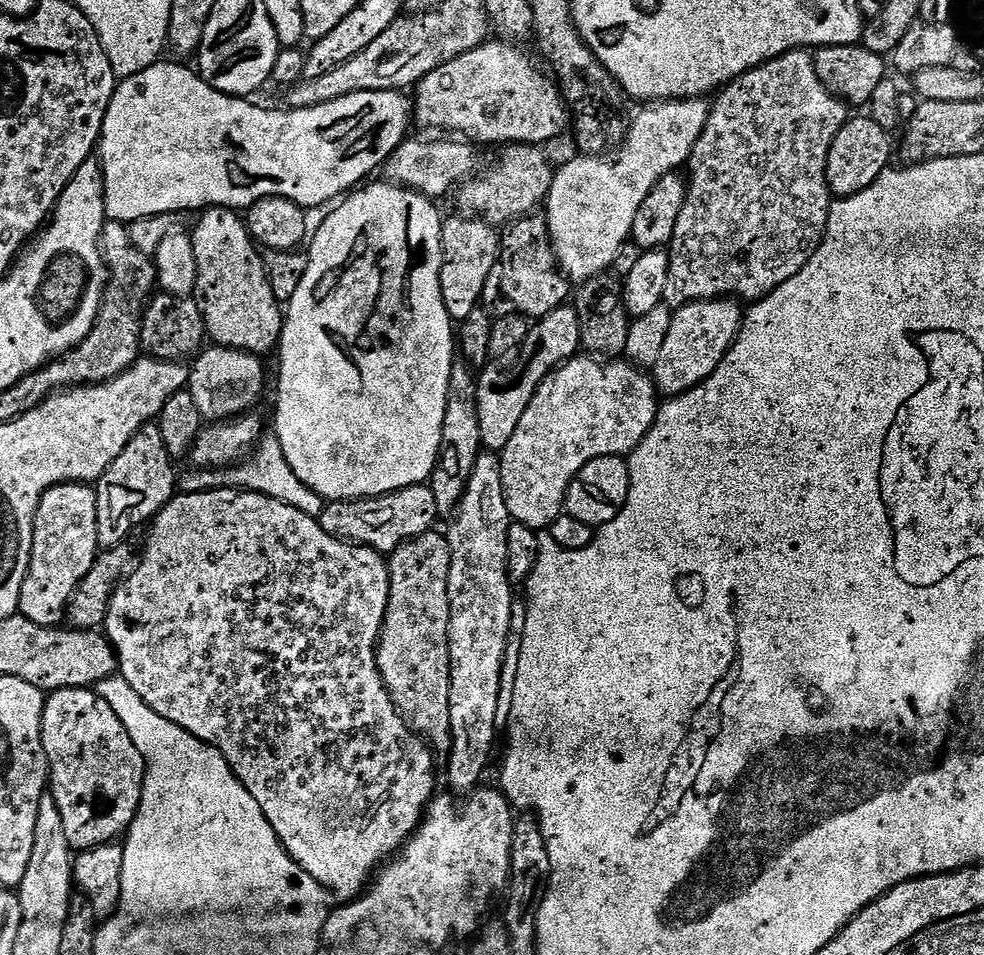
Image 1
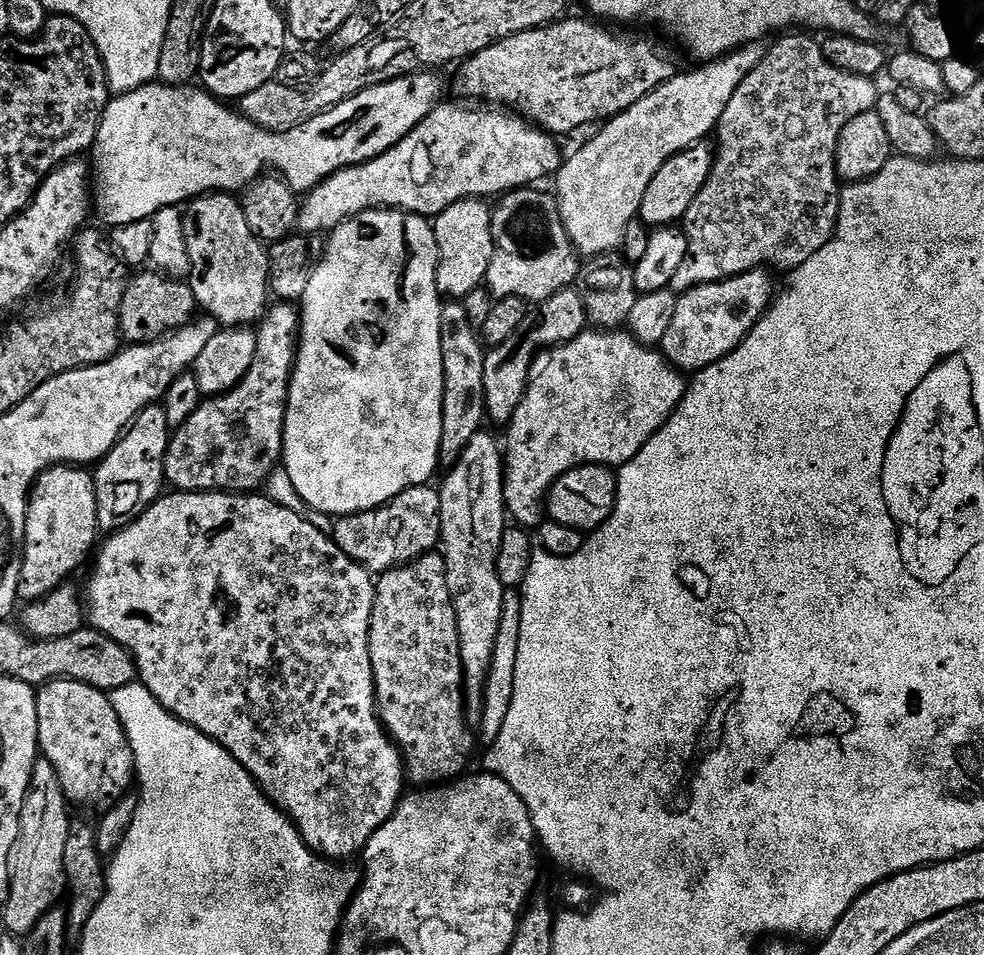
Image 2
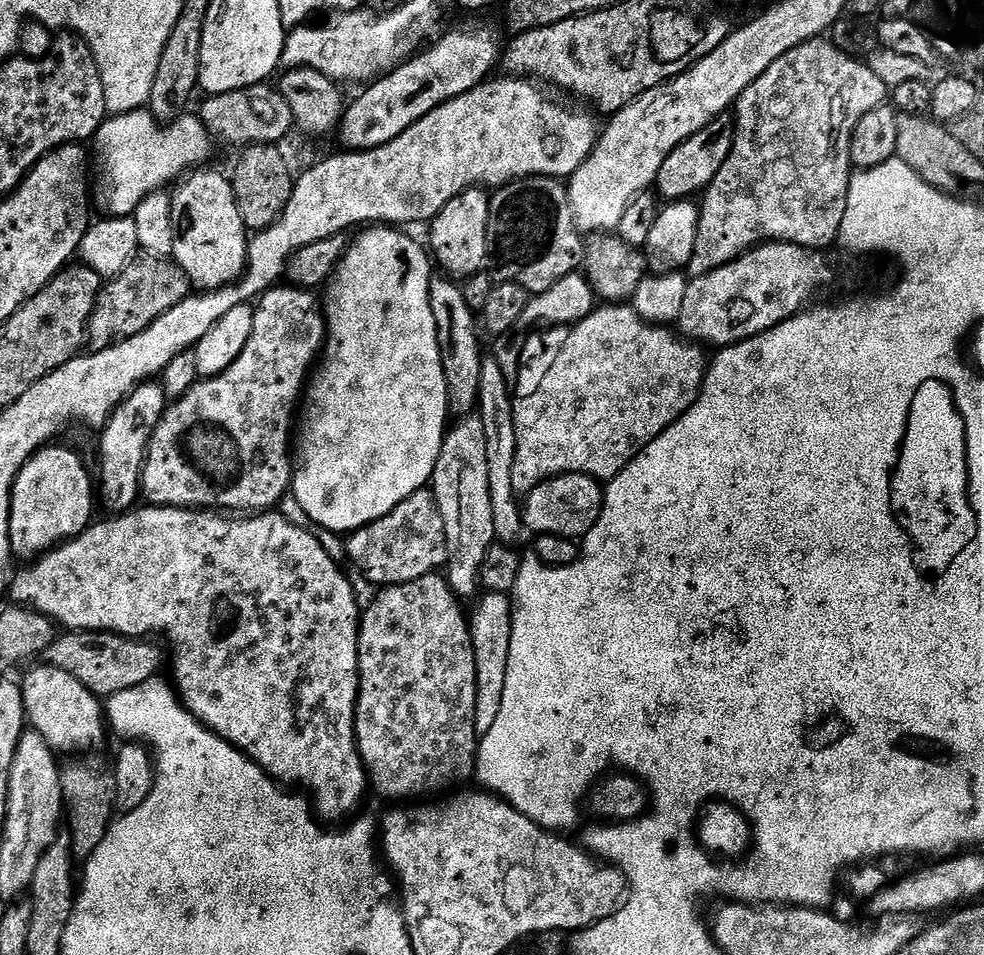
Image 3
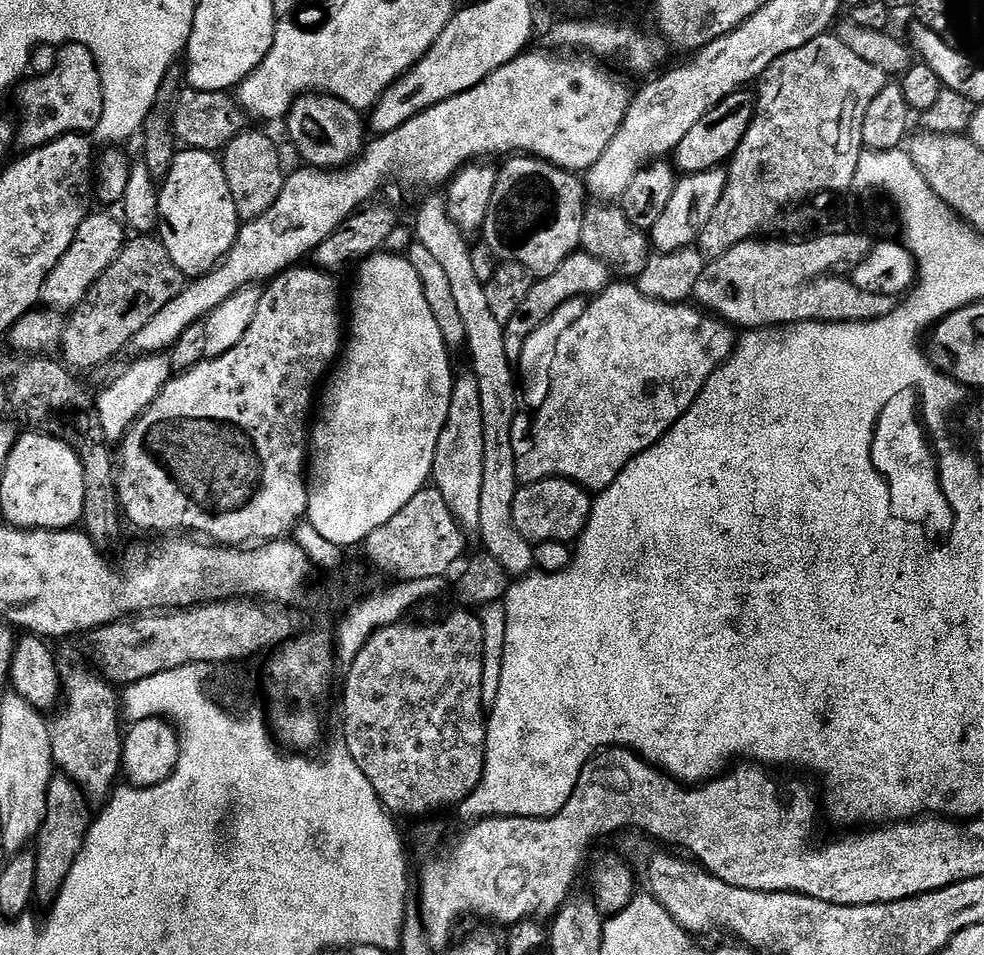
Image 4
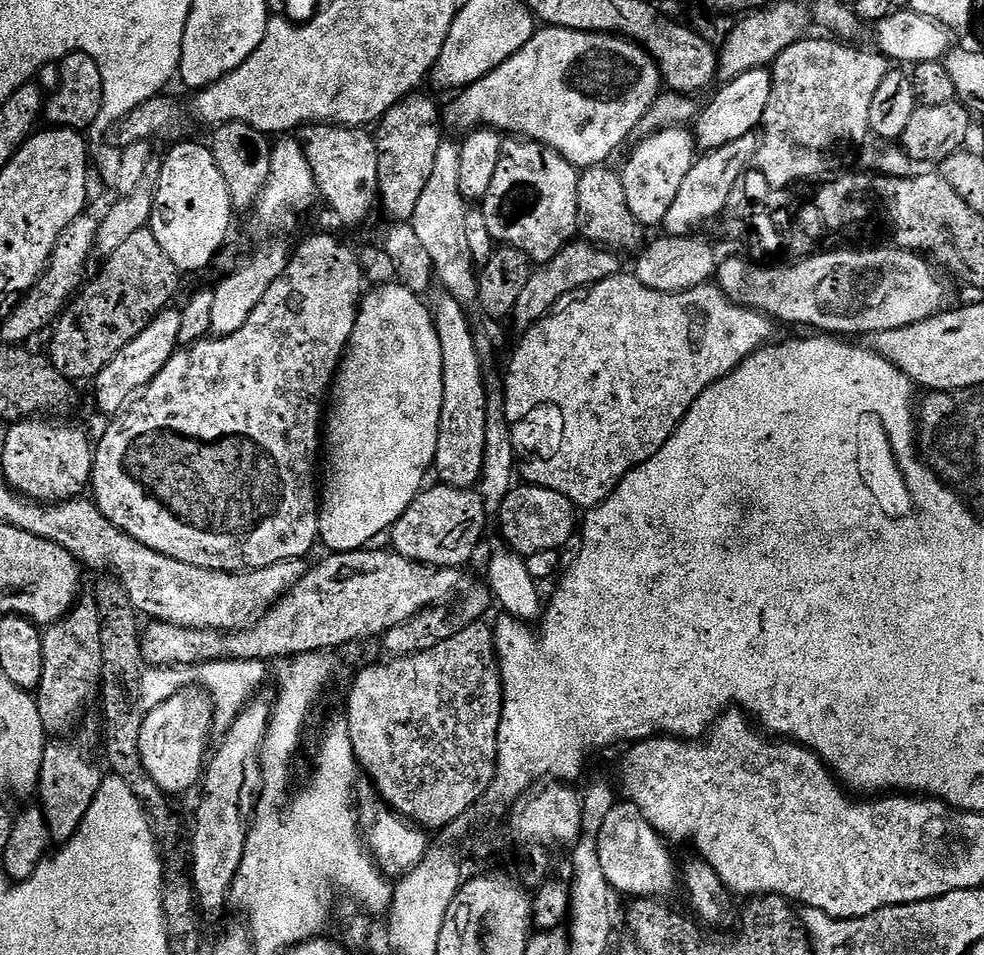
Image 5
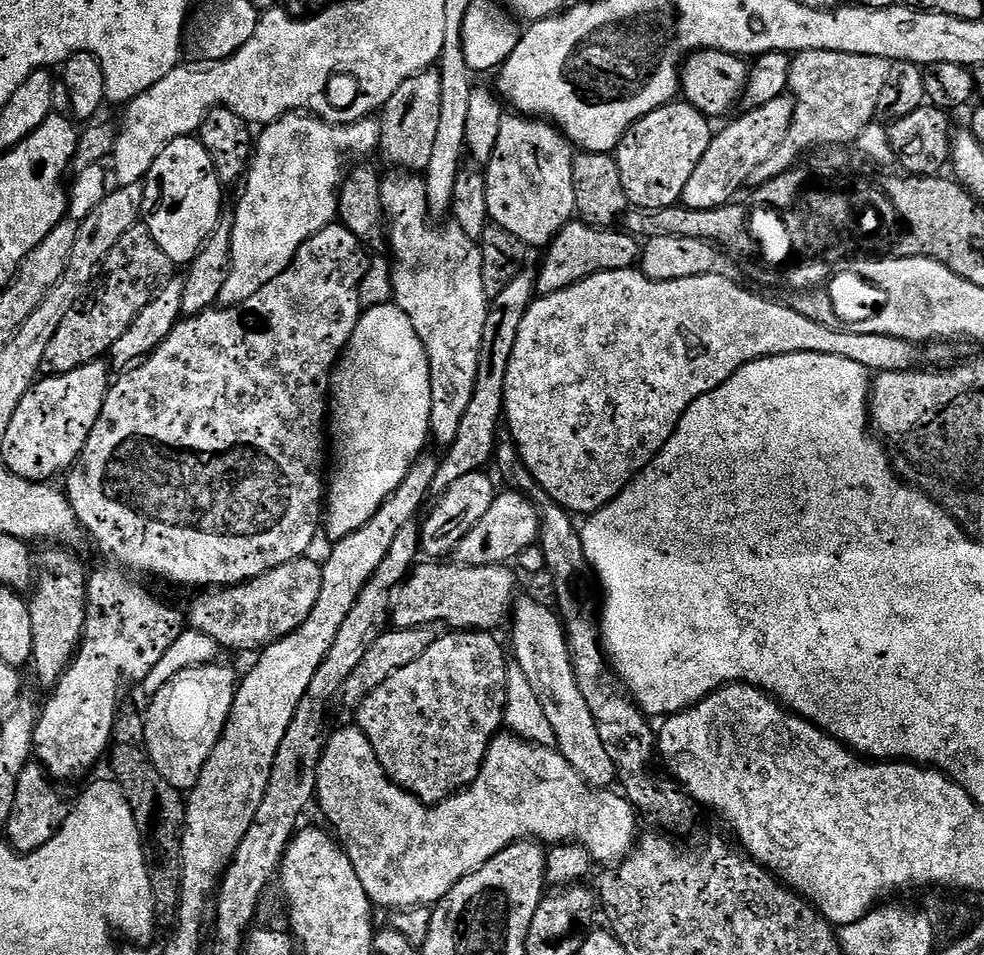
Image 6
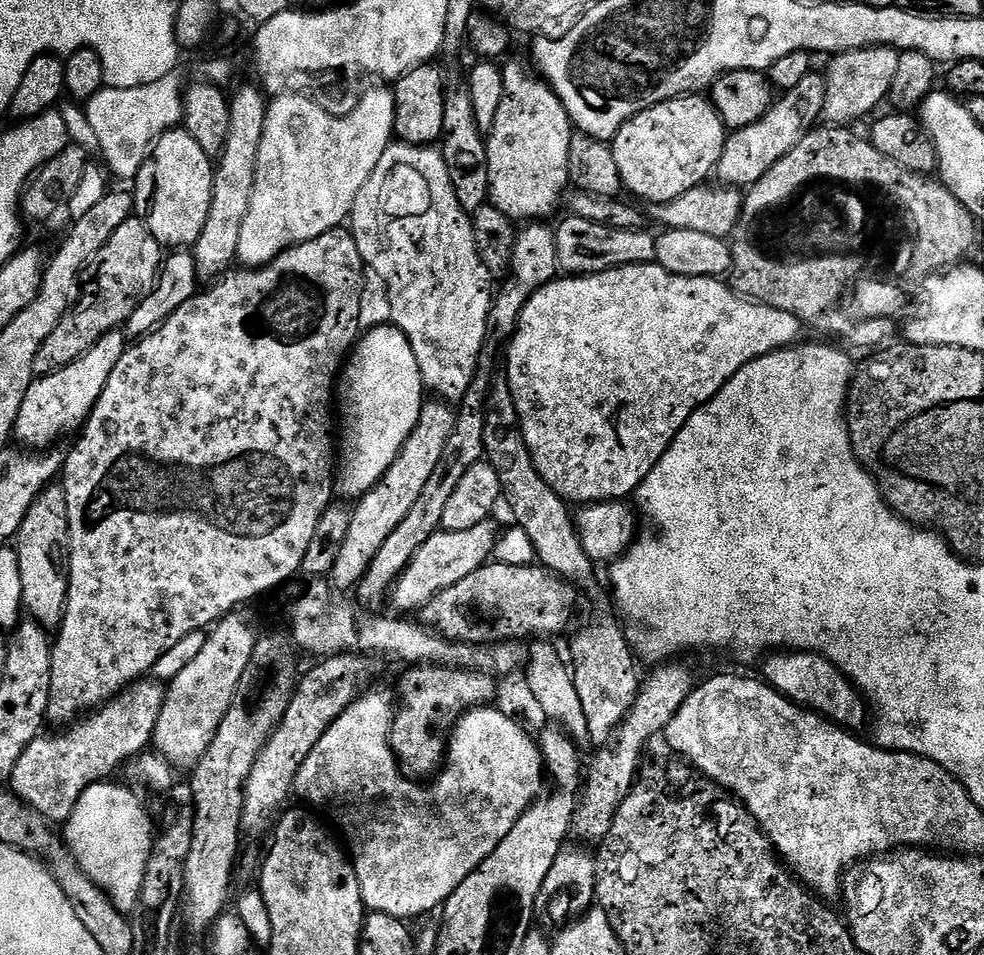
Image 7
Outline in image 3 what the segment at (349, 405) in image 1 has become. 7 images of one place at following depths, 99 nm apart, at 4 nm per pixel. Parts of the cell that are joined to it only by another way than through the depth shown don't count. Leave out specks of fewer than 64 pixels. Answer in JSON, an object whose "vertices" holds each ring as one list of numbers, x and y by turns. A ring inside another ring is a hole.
{"vertices":[[368,226,361,232,364,233,353,244,351,241,345,247,336,269,332,271,323,289,325,292,324,300,322,296,322,311,326,335,318,367,311,373,306,384,306,391,302,396,302,411,298,416,298,431,294,436,294,467,290,485,290,496,296,499,297,506,317,524,315,525,317,529,325,528,328,532,344,532,343,534,357,532,362,526,372,524,378,518,390,514,394,506,410,498,410,494,421,491,431,481,434,466,438,462,438,454,442,450,444,433,450,424,448,387,446,374,442,370,442,354,438,346,438,326,434,322,434,310,430,310,430,282,434,275,433,261,425,245,411,240,404,233,407,231,399,227]]}

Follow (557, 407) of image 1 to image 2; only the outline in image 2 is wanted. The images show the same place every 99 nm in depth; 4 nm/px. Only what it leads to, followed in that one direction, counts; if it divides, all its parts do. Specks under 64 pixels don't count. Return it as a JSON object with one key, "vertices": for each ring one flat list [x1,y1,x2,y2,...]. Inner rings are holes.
{"vertices":[[586,330,578,338,568,340,565,344,559,345,547,355,549,356,546,366,538,372,533,373,528,382,528,389,518,406,514,410,514,418,511,424,507,425,508,448,506,444,506,463,504,470,504,507,507,515,512,516,517,525,525,529,532,530,545,519,546,516,546,497,552,490,552,483,562,474,566,474,572,468,578,468,581,464,603,464,605,466,623,466,629,464,636,455,654,438,654,434,664,425,674,414,676,407,682,402,686,391,686,376,678,368,673,368,665,358,663,351,655,347,642,344,635,336,624,330]]}

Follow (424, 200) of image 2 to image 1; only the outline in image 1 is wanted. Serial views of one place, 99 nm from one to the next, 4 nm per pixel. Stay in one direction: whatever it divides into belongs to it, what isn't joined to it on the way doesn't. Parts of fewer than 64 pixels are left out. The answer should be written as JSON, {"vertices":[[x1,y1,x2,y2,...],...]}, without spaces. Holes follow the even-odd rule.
{"vertices":[[444,138,448,140,412,139,405,139,404,143,389,158,387,164,383,165,382,172,388,175,385,177,393,184,415,188,423,196,437,198,436,196,446,195,452,187,455,189,463,185,477,171,475,170,476,152,472,149,475,147,471,143,459,144,456,141,459,139,456,138]]}

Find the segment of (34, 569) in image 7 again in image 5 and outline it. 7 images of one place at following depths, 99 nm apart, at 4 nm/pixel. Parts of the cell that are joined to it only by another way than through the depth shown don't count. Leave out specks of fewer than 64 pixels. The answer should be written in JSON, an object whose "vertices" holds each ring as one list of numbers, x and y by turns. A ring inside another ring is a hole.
{"vertices":[[81,599,61,620,55,620,43,629,42,682,34,690,38,714,42,714,42,726,48,734,68,734,76,719,84,712,88,703,100,695,104,678,102,662,102,634,100,633,100,611,95,599]]}

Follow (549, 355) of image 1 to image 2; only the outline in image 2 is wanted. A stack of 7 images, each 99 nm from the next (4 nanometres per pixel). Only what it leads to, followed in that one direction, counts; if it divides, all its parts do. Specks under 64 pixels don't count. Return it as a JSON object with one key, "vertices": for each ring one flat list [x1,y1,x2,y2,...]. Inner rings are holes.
{"vertices":[[575,287,564,288,554,298,539,305,537,314,529,315,524,324,504,344,491,349,485,355,486,378,484,379,484,399,486,401,486,416,501,426,511,424,514,410,522,402,528,389,528,382,534,372,532,359,539,348,551,350,568,340,578,338,589,327,586,306,582,302,579,291]]}

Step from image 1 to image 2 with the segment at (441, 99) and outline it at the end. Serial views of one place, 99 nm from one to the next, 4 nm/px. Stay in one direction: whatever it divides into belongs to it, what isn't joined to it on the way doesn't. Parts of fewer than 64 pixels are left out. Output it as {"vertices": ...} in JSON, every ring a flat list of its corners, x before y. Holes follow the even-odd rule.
{"vertices":[[561,19,559,22,550,24,546,28,535,28,534,30,526,30,522,34,514,34,505,40,499,40,494,46,490,46,486,50,482,50,478,54,469,56,463,61,462,68,464,72,460,72,456,76,456,88,460,92,465,92,469,96,467,99,472,102,487,102,492,106,503,106,508,110,515,110,525,120,541,127,545,132,557,137,563,138,567,132,576,132,579,128,584,128,587,124,592,124,595,120,599,122,607,121,609,118,622,114,626,110,630,110,630,106,634,106,634,102,638,102,642,98,646,98,658,85,666,83,677,75,678,67,668,56,656,56,656,48,644,36,620,36,616,37,614,33,607,32,603,28,603,23,588,20,568,20]]}

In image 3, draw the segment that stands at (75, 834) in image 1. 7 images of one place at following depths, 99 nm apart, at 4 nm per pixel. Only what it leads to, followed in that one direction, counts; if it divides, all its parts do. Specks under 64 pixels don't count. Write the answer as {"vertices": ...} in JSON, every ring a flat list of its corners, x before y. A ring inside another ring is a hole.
{"vertices":[[40,662,37,668,32,668,22,679,24,693,24,715,31,731,36,732,48,743,53,753,76,752,72,754,88,754,91,748,96,748,104,740,106,732,106,708,101,697,95,696,74,674,66,674,66,670,58,670,52,664]]}

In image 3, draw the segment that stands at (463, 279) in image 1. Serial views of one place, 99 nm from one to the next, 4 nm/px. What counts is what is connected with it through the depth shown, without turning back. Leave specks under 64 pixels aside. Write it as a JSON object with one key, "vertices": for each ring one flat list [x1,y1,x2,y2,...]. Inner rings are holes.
{"vertices":[[483,187,468,188,462,194,450,198,446,206,430,221,427,243,435,263,440,264,452,278,467,278,485,271,484,263,490,256,488,247,488,223,490,222,490,196],[485,192,485,193,484,193],[432,243,432,248,431,244],[436,255,436,256,435,256],[440,263,440,264,439,264]]}

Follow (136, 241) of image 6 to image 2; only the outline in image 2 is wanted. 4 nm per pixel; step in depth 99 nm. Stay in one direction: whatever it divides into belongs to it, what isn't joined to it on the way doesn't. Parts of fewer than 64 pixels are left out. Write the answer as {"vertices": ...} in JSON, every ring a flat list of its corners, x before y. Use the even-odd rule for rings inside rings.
{"vertices":[[148,270,137,271,140,273,129,282,124,297,121,300,119,297,118,300,120,330,129,345,150,344,154,340,161,340,169,332,193,323,197,315,195,312,198,312,191,283,173,280,171,276,165,276,159,270,144,271]]}

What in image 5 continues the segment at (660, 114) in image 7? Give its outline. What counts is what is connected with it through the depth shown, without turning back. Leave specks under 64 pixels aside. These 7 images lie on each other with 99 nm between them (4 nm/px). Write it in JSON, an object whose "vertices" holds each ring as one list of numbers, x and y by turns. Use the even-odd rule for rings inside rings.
{"vertices":[[684,126,661,128,639,142,641,144,633,150,628,165,620,172,626,186,626,202,640,224,660,226,663,225,686,174,697,162,698,145,695,135]]}

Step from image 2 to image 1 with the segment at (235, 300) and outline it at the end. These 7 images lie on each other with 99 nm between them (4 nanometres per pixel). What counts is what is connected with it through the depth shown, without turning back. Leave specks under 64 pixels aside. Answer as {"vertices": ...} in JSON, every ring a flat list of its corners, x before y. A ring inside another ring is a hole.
{"vertices":[[209,208,203,213,204,216,196,224,196,229,191,229,190,235,192,238,192,245,194,246,194,260,198,266,198,278,196,279,196,291,194,293,194,299,196,305,202,310,204,315,204,325,208,331,208,340,213,345,222,348,237,348,239,352,250,352,253,356,263,357,264,352,275,353,280,343,280,335,284,329,284,317,285,313,282,311,281,301,277,300,274,290,272,289,272,281,268,279,268,269,264,267,264,257,261,249,254,243,251,234,248,232,247,223,243,219,240,220,235,211,227,208]]}

